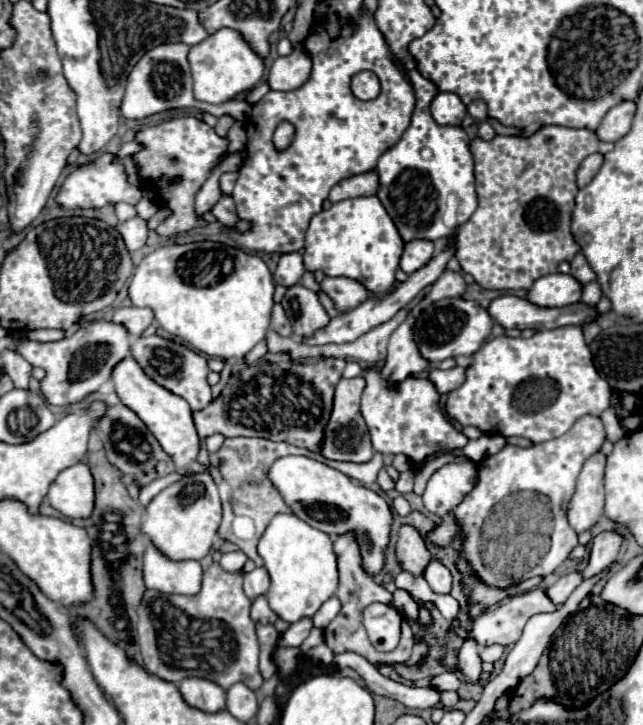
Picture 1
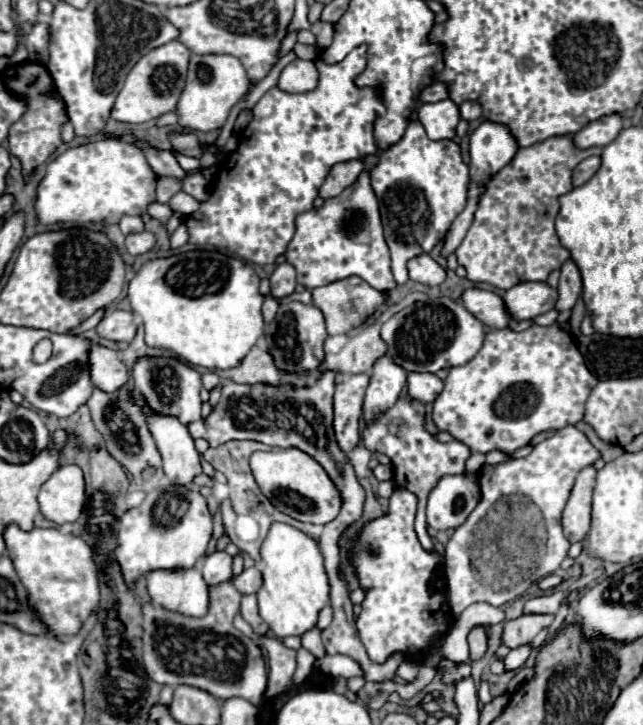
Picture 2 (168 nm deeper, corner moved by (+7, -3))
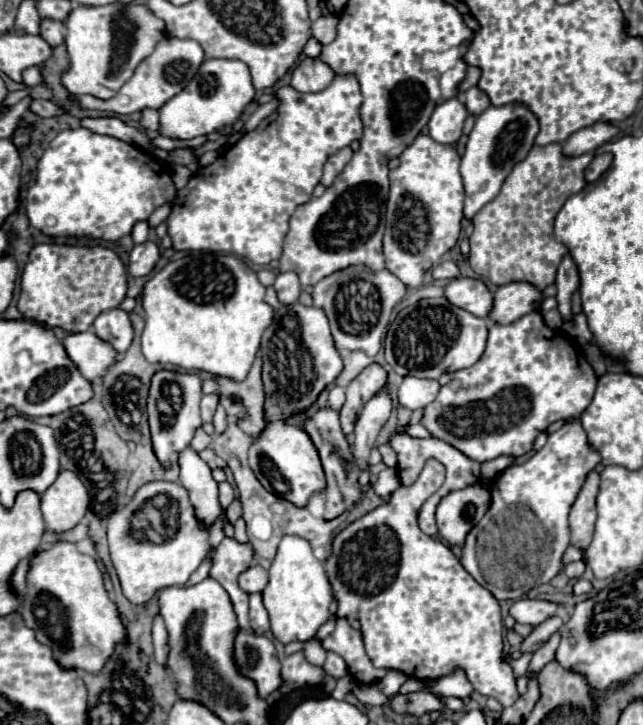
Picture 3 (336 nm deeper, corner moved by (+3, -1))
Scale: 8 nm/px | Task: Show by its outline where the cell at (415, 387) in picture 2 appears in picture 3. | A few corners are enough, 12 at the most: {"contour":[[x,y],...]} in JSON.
{"contour":[[405,377],[399,405],[423,409],[441,385],[435,379]]}

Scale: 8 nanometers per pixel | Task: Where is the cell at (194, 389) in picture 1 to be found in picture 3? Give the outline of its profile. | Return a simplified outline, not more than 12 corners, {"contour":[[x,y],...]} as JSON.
{"contour":[[159,371],[147,413],[163,467],[201,427],[201,379]]}

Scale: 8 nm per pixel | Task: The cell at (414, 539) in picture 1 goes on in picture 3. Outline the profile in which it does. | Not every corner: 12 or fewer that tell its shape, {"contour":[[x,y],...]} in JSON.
{"contour":[[409,489],[347,525],[323,565],[375,667],[519,695],[499,601]]}

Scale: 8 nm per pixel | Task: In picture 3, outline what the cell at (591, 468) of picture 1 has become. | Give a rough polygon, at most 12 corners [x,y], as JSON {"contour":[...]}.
{"contour":[[591,471],[569,513],[571,545],[589,547],[599,473]]}

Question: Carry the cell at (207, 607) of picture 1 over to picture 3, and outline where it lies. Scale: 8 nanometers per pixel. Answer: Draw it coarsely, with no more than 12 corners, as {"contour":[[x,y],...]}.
{"contour":[[239,631],[235,661],[263,699],[283,685],[267,637]]}

